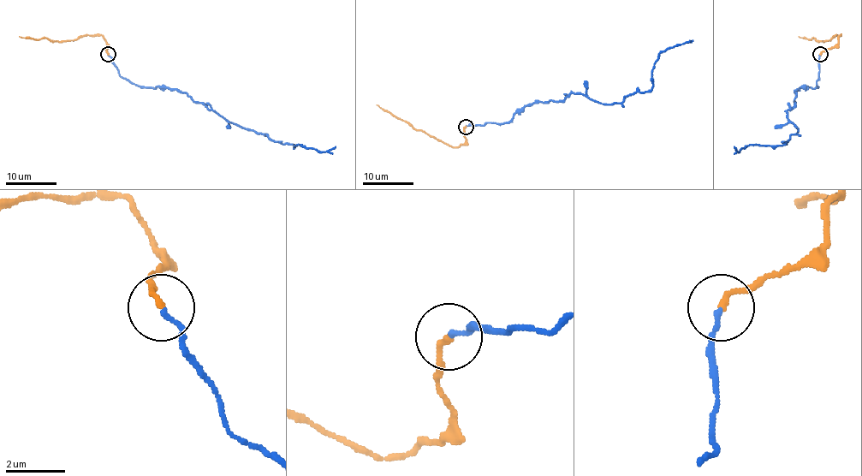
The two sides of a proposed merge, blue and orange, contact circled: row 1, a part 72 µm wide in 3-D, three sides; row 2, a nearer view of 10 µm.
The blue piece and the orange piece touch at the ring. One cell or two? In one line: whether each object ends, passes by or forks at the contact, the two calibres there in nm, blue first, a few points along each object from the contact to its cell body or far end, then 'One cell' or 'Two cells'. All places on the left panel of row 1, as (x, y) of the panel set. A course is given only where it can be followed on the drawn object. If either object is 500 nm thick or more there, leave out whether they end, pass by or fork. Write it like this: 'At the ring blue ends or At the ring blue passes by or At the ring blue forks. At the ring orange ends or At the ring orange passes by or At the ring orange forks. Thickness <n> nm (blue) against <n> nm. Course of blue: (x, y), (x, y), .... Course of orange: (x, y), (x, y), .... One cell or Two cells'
At the ring blue ends. At the ring orange ends. Thickness 140 nm (blue) against 190 nm. Course of blue: (108, 55), (121, 76), (140, 86), (184, 92), (230, 122), (275, 141), (326, 151), (335, 146). Course of orange: (108, 55), (108, 44), (101, 35), (82, 35), (74, 40), (62, 42), (20, 37). One cell

